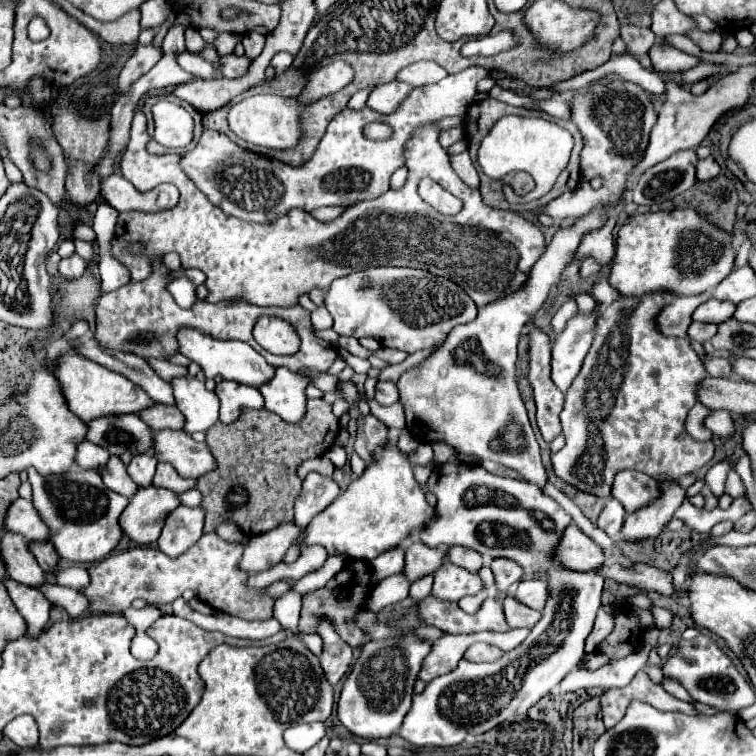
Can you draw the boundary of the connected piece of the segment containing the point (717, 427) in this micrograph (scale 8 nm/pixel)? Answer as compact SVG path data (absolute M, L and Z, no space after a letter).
M727 410L711 412L711 416L705 418L705 426L707 426L713 434L717 434L717 436L721 436L721 438L727 438L727 436L733 434L733 420L731 420L731 416L729 416Z

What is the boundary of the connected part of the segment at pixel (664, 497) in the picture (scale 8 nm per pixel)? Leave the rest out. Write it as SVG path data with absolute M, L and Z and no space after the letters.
M661 482L663 494L651 506L643 506L641 510L627 514L625 524L621 528L621 538L627 542L641 542L649 538L657 538L669 520L673 518L675 510L685 500L685 490L681 490L673 482Z

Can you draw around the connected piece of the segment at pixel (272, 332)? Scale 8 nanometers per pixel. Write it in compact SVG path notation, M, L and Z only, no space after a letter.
M261 316L255 324L255 340L271 354L295 354L299 350L299 336L295 328L275 316Z

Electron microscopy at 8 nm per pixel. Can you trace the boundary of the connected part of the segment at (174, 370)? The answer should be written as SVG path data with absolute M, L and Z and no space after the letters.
M149 360L149 364L153 366L153 370L167 382L171 382L173 378L181 378L181 376L187 376L187 368L183 366L177 366L169 360Z

